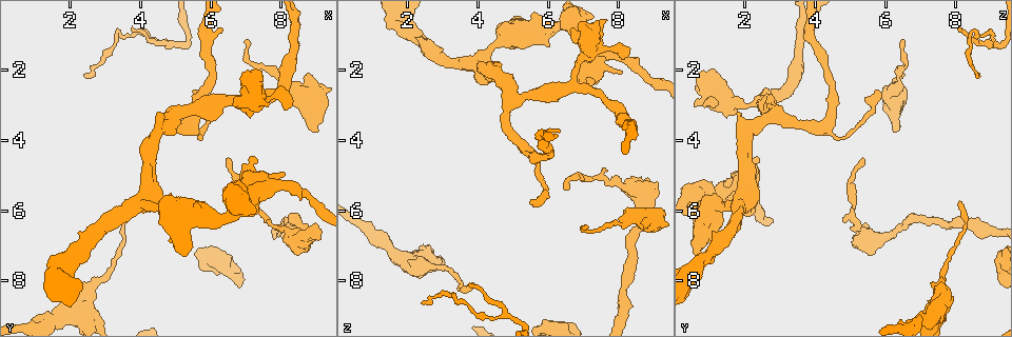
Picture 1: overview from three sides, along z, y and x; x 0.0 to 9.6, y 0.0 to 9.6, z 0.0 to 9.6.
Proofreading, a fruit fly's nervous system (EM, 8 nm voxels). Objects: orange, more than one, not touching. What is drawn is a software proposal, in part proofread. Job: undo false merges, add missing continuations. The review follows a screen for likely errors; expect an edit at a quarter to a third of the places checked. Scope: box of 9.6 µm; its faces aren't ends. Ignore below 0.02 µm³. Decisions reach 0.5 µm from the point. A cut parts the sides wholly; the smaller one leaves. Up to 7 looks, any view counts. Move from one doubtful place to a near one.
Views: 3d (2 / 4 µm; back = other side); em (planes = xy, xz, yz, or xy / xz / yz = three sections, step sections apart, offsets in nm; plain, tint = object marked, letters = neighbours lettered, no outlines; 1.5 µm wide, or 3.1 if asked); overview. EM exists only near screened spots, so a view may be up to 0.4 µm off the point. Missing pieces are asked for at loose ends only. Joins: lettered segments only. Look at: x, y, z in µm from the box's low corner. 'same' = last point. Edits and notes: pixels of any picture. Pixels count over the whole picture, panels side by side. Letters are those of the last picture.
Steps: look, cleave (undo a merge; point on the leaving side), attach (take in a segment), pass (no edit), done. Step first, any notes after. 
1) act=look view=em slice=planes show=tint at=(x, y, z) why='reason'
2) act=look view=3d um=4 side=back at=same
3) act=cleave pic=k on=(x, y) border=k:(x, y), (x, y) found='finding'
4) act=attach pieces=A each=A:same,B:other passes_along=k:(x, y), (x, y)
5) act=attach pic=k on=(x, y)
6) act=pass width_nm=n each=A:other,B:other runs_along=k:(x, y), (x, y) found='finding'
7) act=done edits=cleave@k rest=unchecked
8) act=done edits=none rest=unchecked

act=look view=em slice=xz step=8 show=tint at=(9.10, 6.85, 5.25) why='branch stops here'

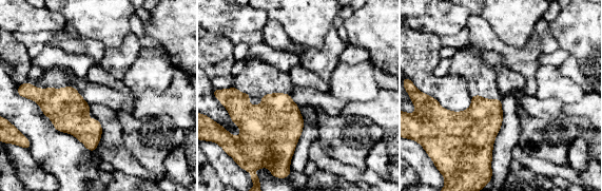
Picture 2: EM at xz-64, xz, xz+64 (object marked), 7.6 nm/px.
act=look view=em slice=xz step=8 show=letters at=same

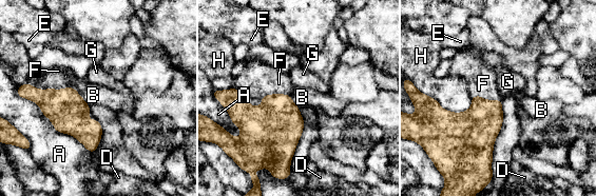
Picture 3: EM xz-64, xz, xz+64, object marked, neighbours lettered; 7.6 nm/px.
act=attach pieces=F each=A:other,B:other,D:other,E:other,F:same,G:other,H:other passes_along=3:(475, 131), (486, 100), (483, 83) found='it goes on there'

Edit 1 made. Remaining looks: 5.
act=look view=overview

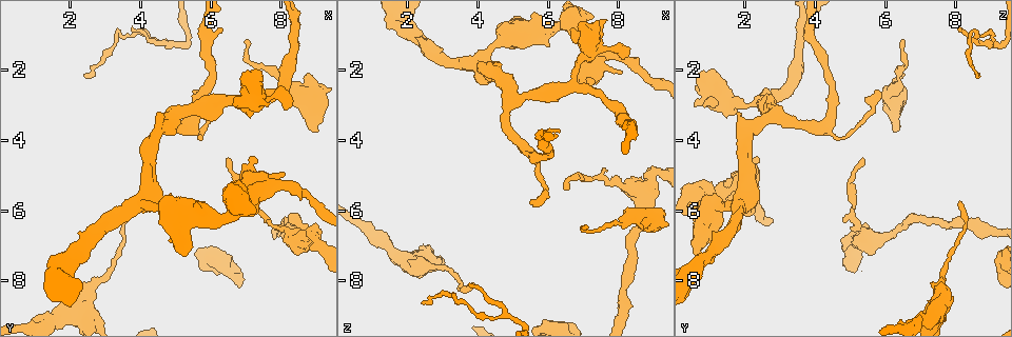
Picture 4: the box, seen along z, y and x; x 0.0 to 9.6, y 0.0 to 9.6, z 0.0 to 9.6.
act=look view=em um=3.1 slice=planes show=letters at=(8.70, 2.15, 6.55) why='an open end'

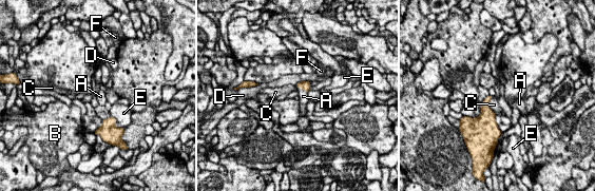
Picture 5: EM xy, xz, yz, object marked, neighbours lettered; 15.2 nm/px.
act=attach pieces=A longest_contact=C:260nm each=A:same,B:other,C:other,D:other,E:other,F:other found='the neuron continues'

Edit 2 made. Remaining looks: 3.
act=look view=overview

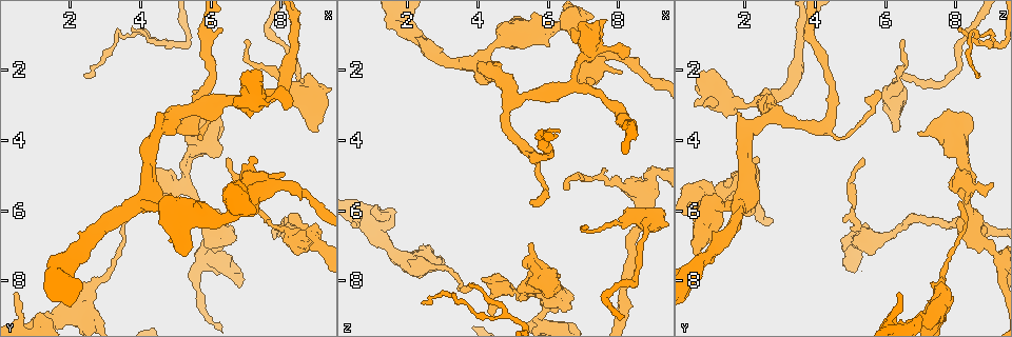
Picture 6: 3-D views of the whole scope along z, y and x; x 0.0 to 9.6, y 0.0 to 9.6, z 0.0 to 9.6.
act=look view=em slice=planes show=letters at=(7.00, 1.10, 6.55)

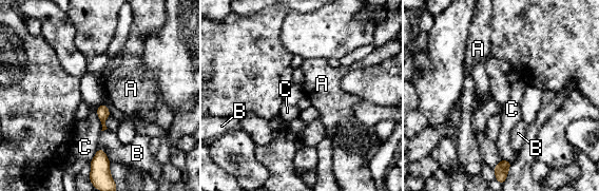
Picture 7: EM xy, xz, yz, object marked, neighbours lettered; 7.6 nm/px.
act=pass longest_contact=C:190nm each=A:other,B:other,C:other border=7:(97, 106), (101, 130) found='no lettered segment goes on from it'

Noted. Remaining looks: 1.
act=done edits=attach@3,attach@5 rest=unchecked

